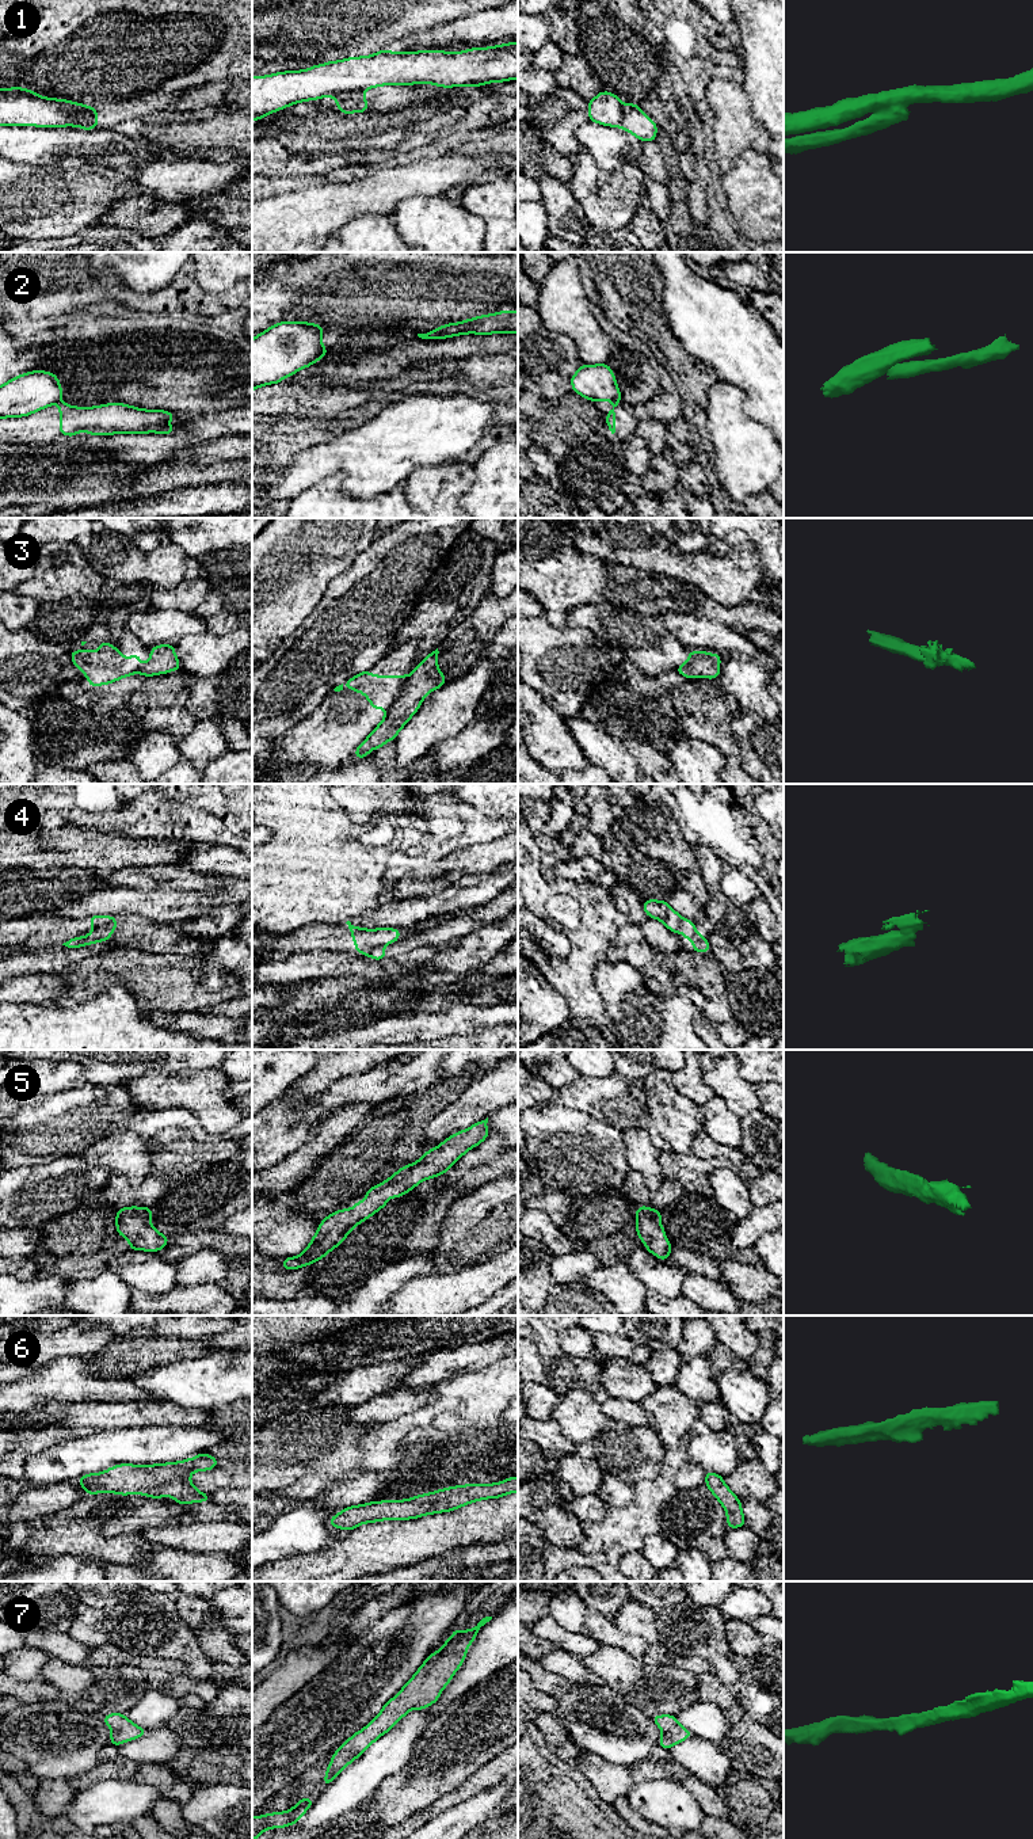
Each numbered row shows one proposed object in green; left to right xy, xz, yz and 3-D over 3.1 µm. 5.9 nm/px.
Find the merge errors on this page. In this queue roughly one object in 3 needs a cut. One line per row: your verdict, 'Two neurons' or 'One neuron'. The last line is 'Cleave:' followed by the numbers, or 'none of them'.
1: Two neurons
2: Two neurons
3: Two neurons
4: Two neurons
5: One neuron
6: One neuron
7: One neuron
Cleave: 1, 2, 3, 4

